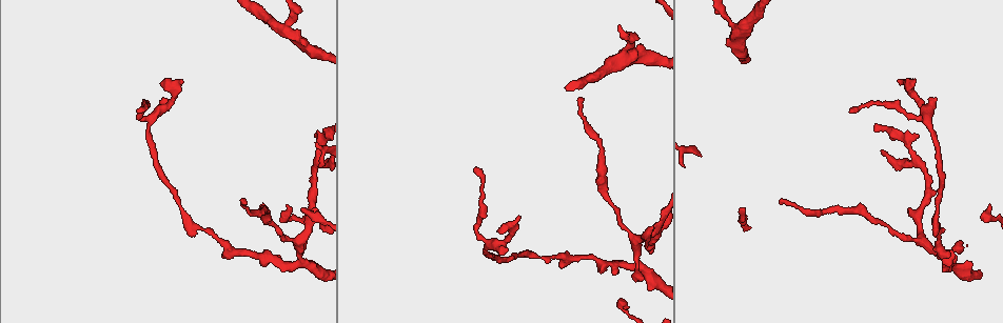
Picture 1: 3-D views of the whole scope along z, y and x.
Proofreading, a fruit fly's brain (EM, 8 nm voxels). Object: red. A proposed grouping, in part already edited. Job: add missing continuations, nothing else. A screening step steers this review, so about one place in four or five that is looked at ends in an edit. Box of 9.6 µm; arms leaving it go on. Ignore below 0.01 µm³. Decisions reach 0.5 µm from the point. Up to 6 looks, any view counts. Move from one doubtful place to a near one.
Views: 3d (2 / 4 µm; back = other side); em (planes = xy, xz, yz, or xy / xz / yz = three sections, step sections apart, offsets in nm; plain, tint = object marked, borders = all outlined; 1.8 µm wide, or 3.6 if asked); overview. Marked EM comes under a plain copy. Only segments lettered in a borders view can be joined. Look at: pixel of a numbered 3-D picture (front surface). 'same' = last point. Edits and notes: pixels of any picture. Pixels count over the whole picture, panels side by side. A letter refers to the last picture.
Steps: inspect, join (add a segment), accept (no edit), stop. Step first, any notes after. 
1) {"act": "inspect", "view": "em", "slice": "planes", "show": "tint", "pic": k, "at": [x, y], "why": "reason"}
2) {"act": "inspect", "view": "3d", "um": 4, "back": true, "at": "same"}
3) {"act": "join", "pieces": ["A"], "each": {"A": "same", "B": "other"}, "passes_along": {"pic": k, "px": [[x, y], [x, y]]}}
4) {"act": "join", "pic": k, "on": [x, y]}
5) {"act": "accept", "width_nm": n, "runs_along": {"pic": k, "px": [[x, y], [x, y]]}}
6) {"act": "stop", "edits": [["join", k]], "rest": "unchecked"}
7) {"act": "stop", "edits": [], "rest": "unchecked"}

{"act": "inspect", "view": "3d", "um": 4, "pic": 1, "at": [517, 218], "why": "an open end"}

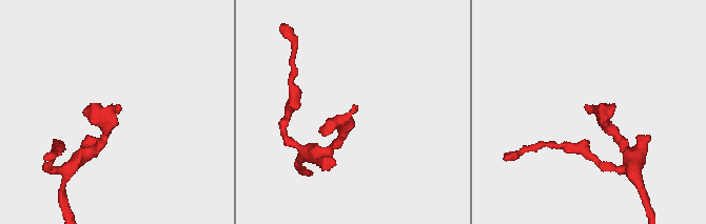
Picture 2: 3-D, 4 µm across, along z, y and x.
{"act": "inspect", "view": "em", "um": 3.6, "slice": "xy", "step": 16, "show": "tint", "pic": 2, "at": [587, 106], "why": "now the EM"}

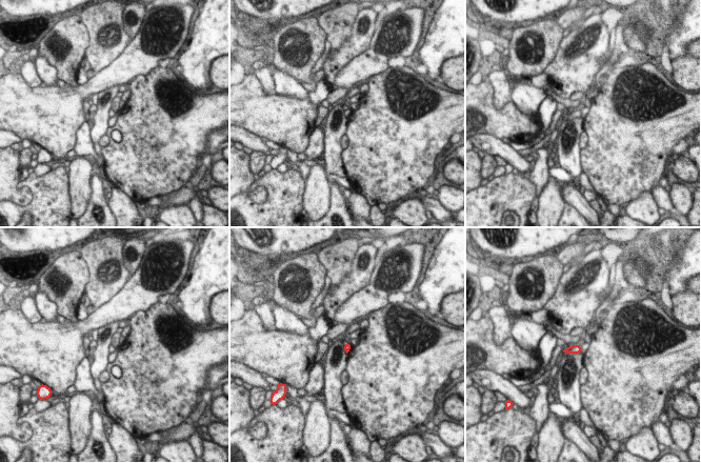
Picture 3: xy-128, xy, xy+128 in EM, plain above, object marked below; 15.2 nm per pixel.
{"act": "inspect", "view": "em", "um": 3.6, "slice": "planes", "show": "borders", "at": "same"}

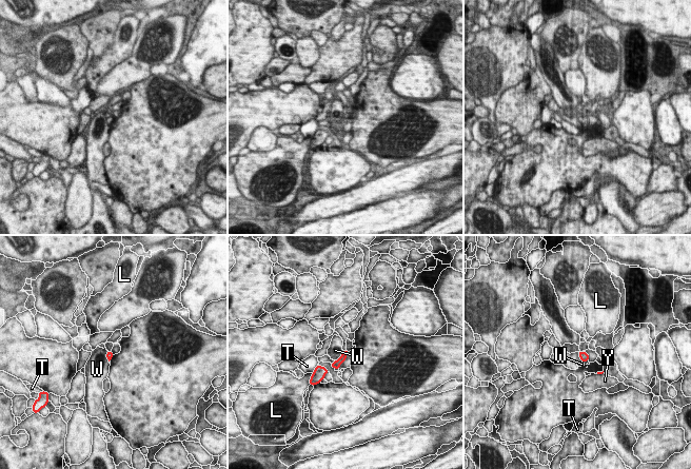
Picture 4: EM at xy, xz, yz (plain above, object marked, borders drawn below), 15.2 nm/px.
{"act": "accept", "longest_contact_nm": ["W", 200], "each": {"L": "other", "T": "other", "W": "other", "Y": "other"}, "border": {"pic": 4, "px": [[343, 351], [335, 360]]}, "found": "none of them fits"}

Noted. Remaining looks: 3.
{"act": "inspect", "view": "em", "um": 3.6, "slice": "planes", "show": "borders", "pic": 1, "at": [475, 169], "why": "branch stops here"}

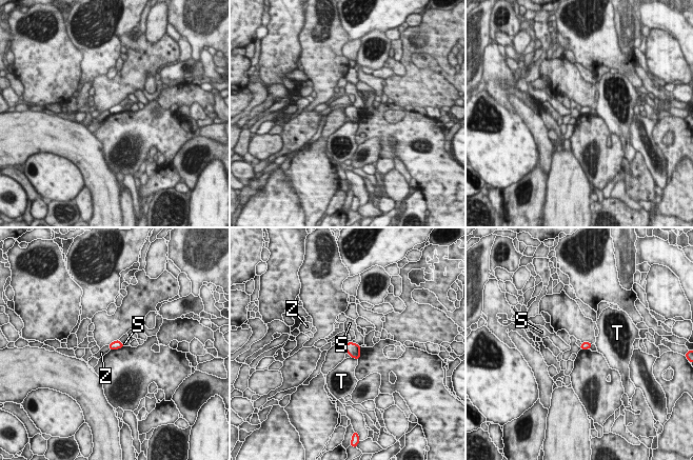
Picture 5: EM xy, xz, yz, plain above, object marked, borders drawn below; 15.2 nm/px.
{"act": "accept", "each": {"S": "other", "T": "other", "Z": "other"}, "border": {"pic": 5, "px": [[107, 345], [110, 350]]}, "found": "none of them fits"}

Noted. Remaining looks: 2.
{"act": "inspect", "view": "3d", "um": 2, "pic": 1, "at": [644, 279], "why": "an open end"}

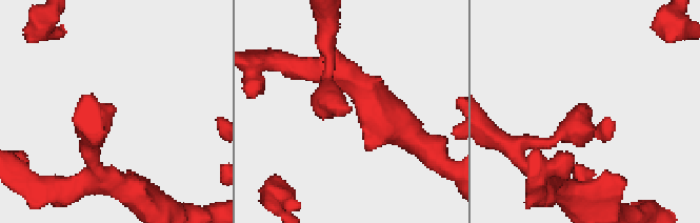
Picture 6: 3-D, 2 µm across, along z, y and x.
{"act": "inspect", "view": "em", "slice": "planes", "show": "borders", "pic": 6, "at": [584, 108]}

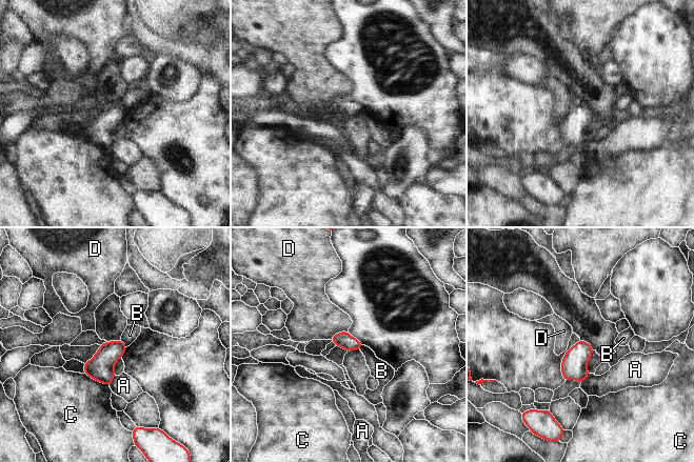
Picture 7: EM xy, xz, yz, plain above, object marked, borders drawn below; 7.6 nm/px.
{"act": "accept", "each": {"A": "other", "B": "other", "C": "other", "D": "other"}, "border": {"pic": 7, "px": [[348, 329], [337, 332], [330, 339]]}, "found": "none of them fits"}

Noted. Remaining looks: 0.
{"act": "stop", "edits": [], "rest": "unchecked"}

